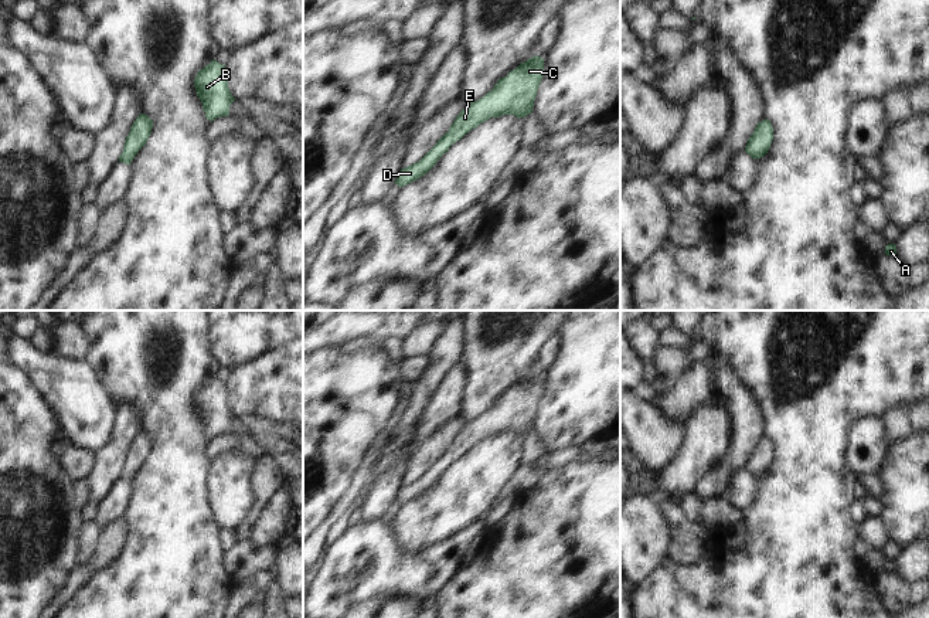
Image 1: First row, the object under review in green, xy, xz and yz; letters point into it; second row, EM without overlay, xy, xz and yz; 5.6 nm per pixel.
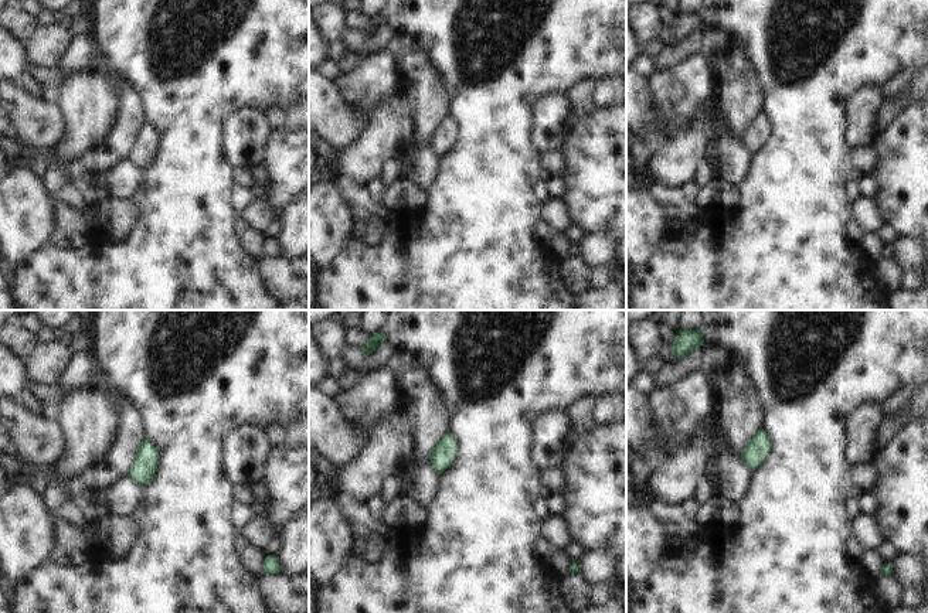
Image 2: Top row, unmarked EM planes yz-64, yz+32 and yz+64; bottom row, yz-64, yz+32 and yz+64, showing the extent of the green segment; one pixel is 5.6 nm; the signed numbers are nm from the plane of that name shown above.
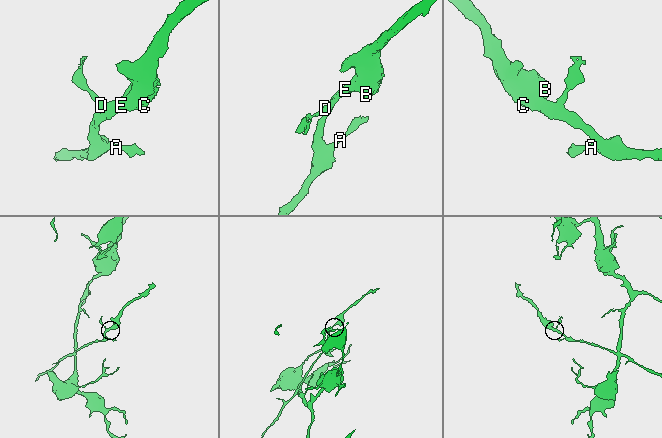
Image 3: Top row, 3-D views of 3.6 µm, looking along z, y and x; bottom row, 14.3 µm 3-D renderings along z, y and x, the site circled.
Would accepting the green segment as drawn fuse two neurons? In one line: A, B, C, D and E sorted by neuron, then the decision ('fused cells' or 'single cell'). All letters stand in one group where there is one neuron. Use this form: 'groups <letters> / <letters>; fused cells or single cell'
groups A B C D E; single cell

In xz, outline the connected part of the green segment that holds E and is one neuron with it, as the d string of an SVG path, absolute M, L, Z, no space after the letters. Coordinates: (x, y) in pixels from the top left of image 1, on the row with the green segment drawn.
M534 55L500 78L494 88L479 101L466 103L449 130L416 163L401 169L395 184L406 186L426 174L449 147L472 129L490 118L514 115L518 119L532 113L540 82L544 77L544 58Z

